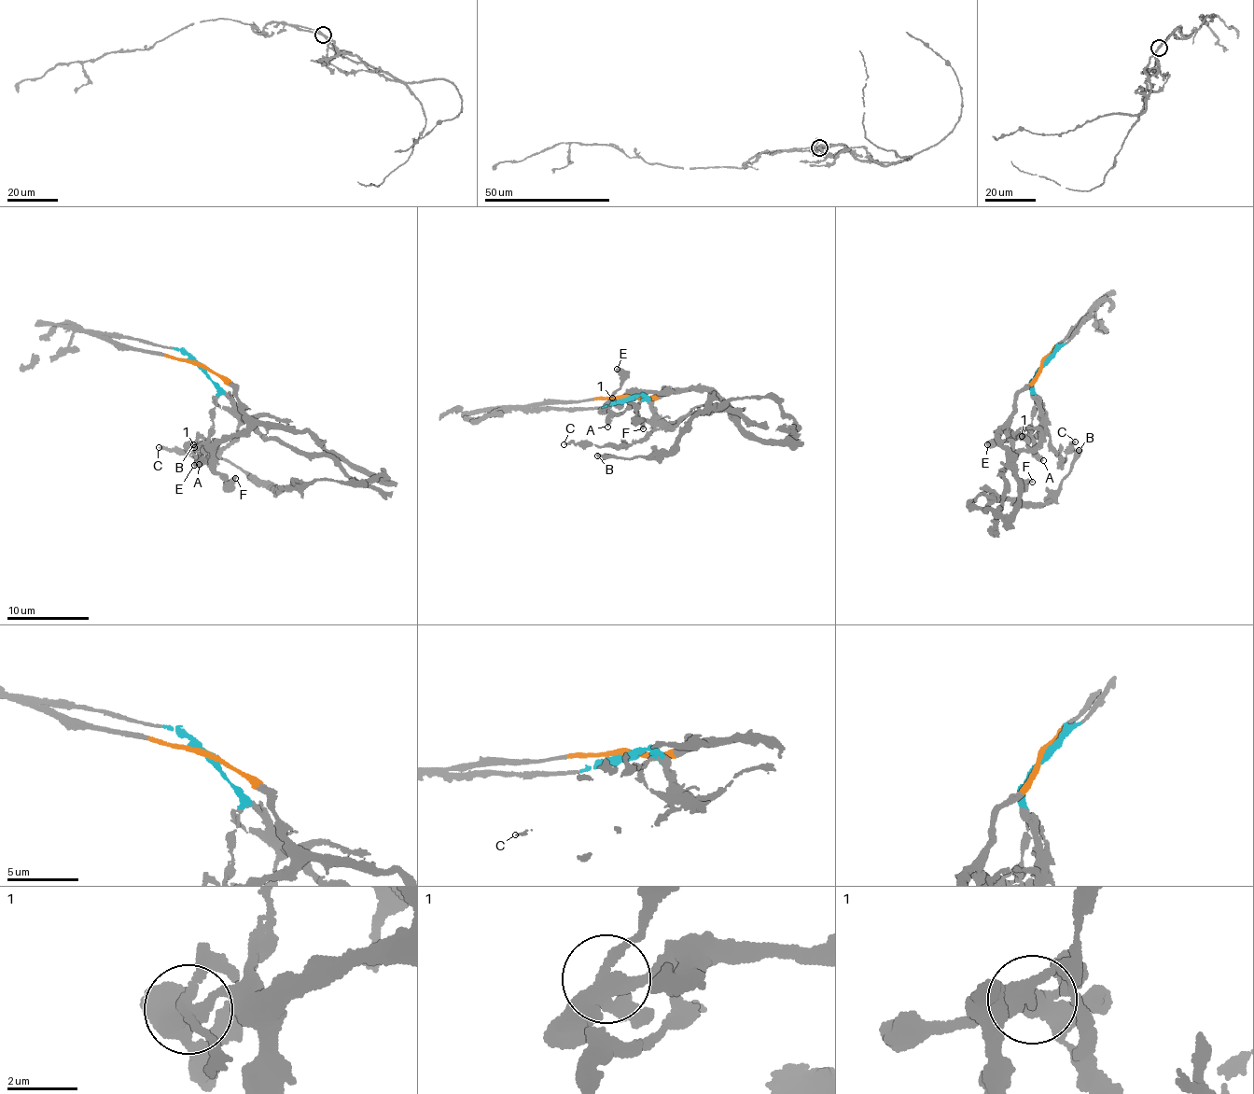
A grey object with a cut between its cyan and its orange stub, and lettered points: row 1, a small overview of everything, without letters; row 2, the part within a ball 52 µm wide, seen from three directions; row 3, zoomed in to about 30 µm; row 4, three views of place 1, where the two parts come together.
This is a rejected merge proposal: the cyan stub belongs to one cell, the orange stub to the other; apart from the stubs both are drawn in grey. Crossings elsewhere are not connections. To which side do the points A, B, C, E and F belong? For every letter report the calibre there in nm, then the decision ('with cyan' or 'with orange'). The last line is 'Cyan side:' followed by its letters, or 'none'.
A: 400 nm | with cyan
B: 550 nm | with orange
C: 240 nm | with cyan
E: 550 nm | with cyan
F: 320 nm | with orange
Cyan side: A, C, E

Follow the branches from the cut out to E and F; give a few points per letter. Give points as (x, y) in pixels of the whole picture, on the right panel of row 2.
E: (1044, 362), (1033, 383), (1031, 431), (1024, 436), (987, 443)
F: (1044, 362), (1021, 390), (1015, 412), (1008, 424), (1011, 430), (1011, 466), (1020, 479), (1033, 482)

